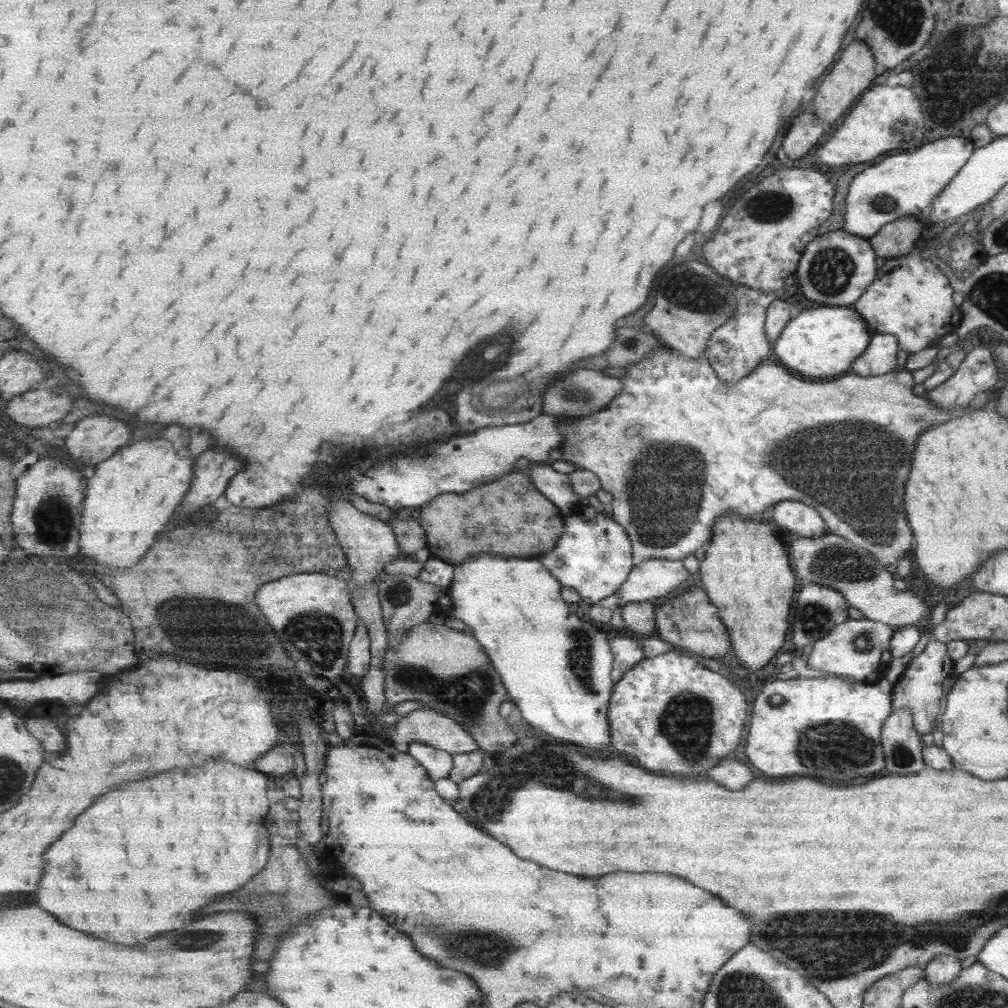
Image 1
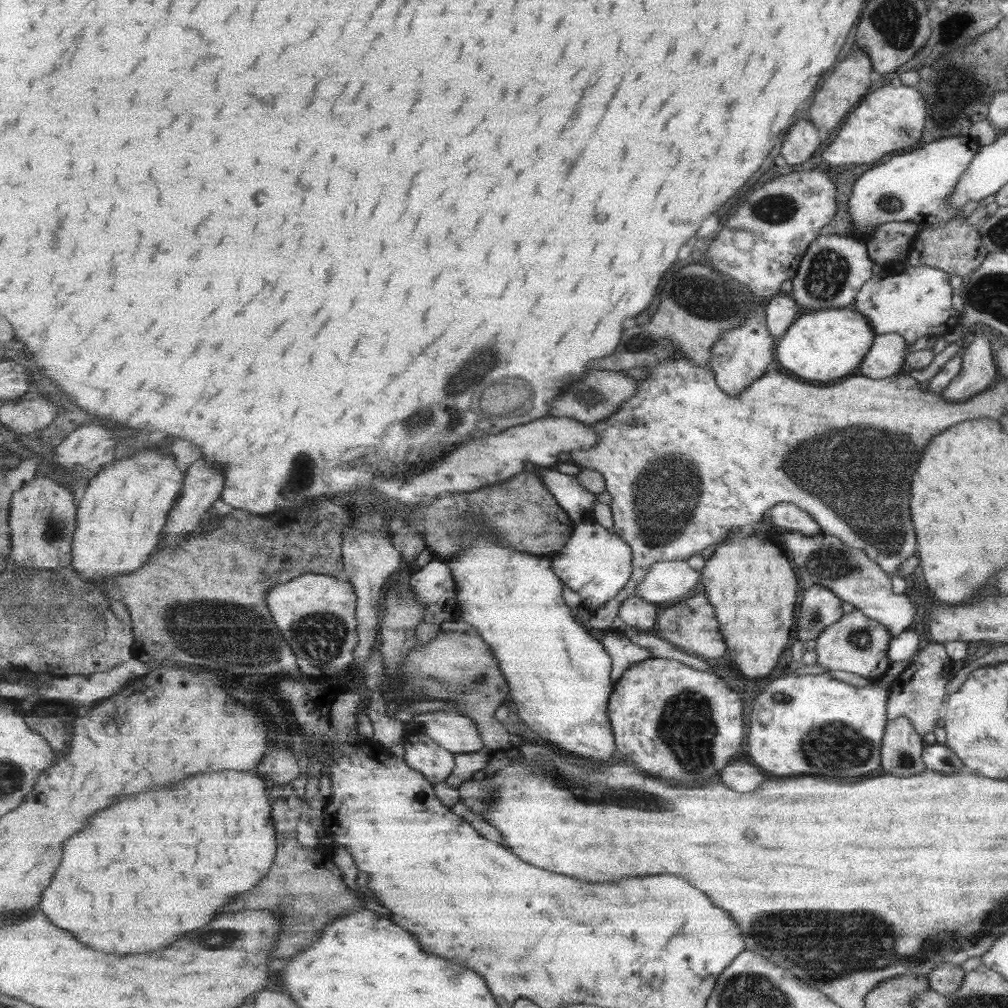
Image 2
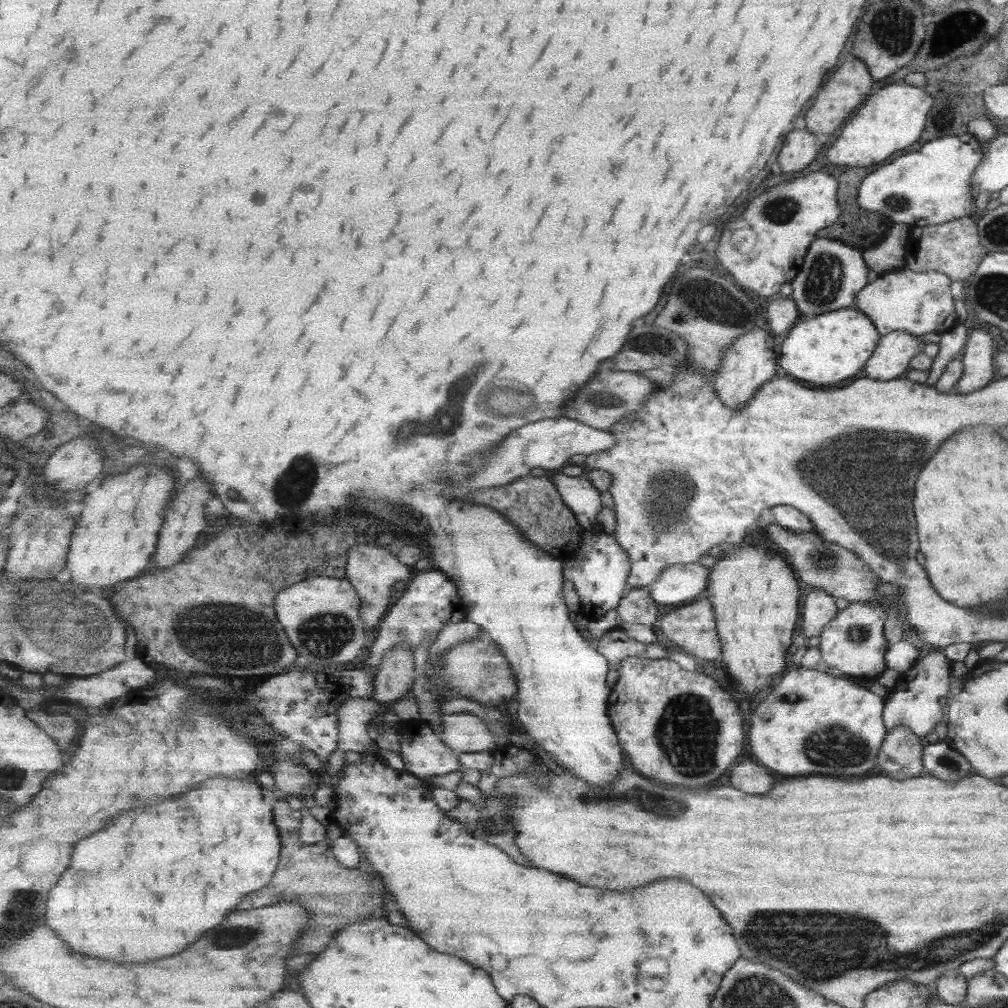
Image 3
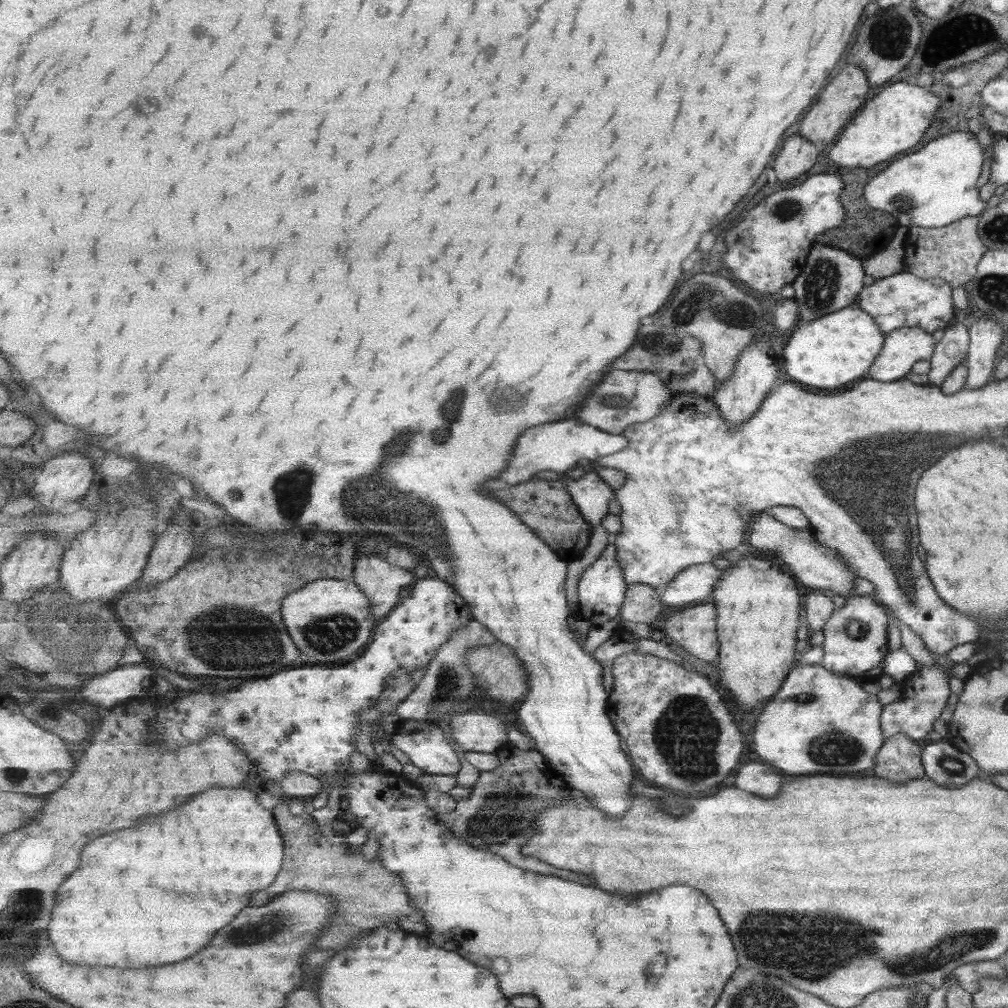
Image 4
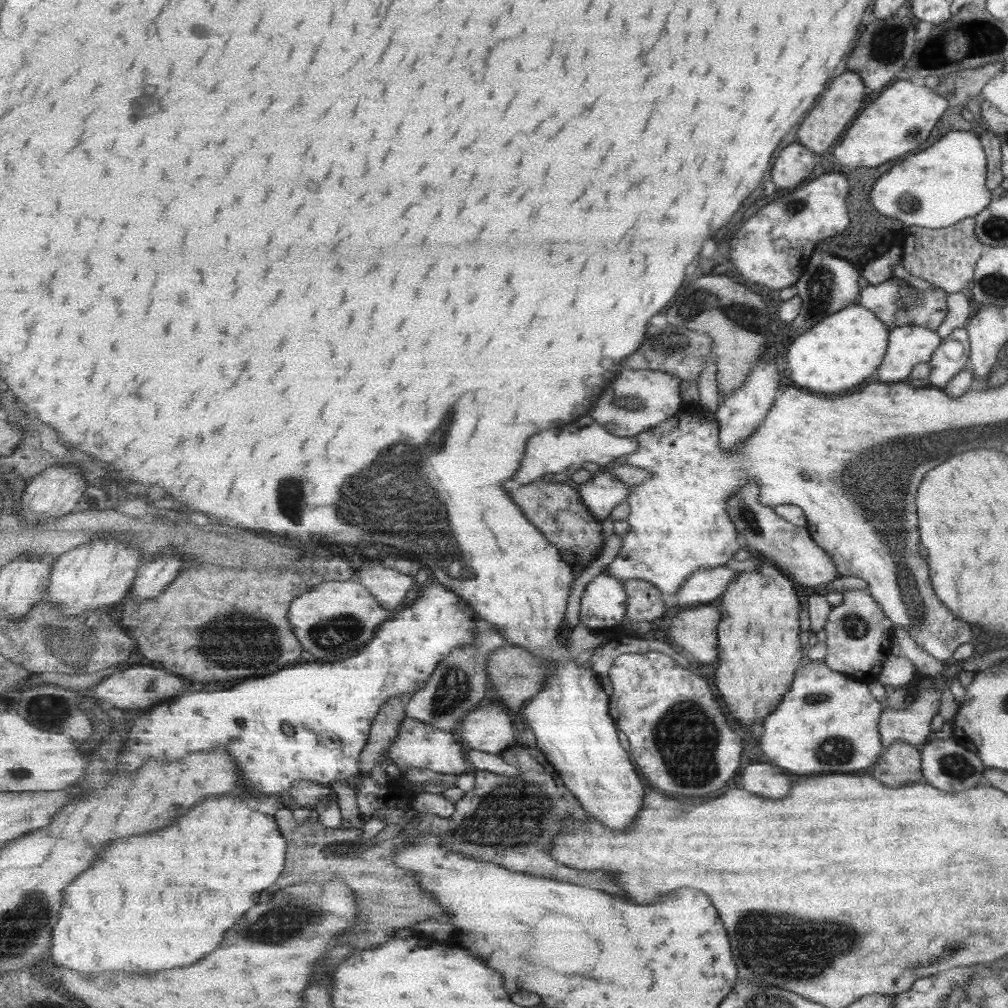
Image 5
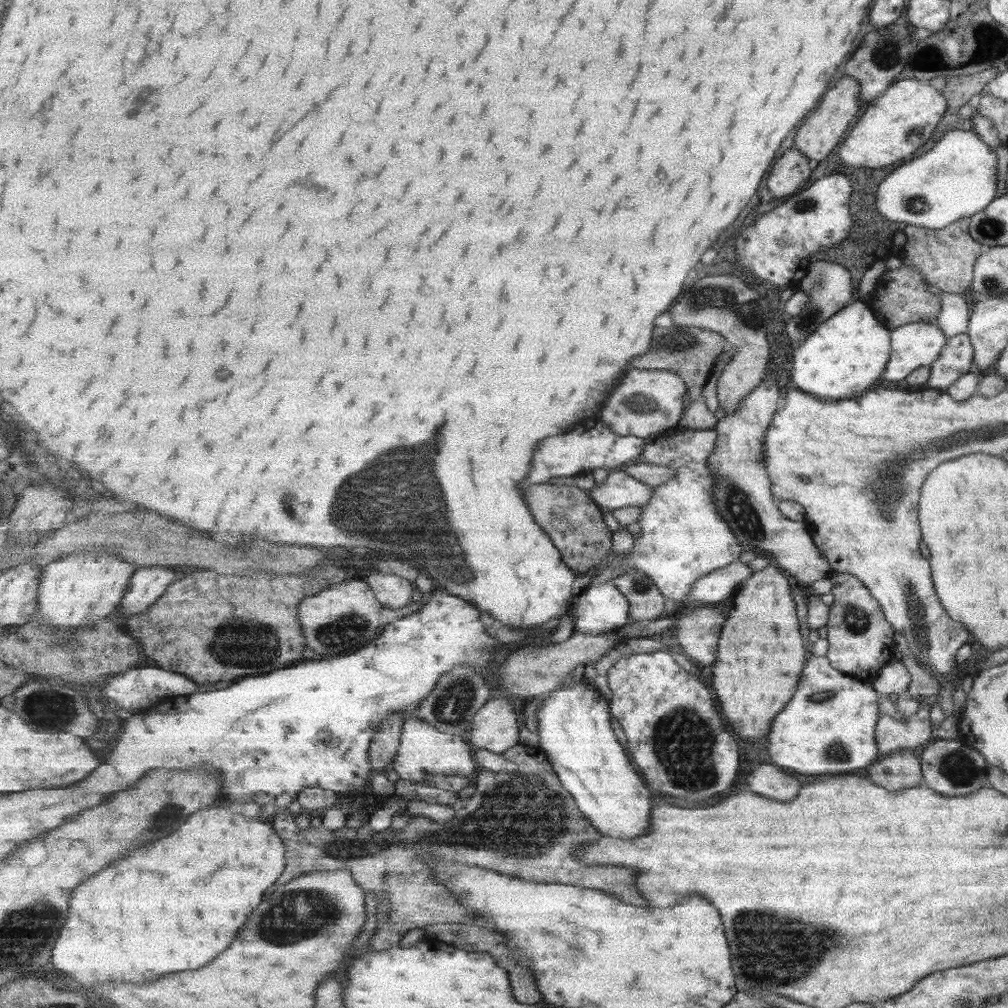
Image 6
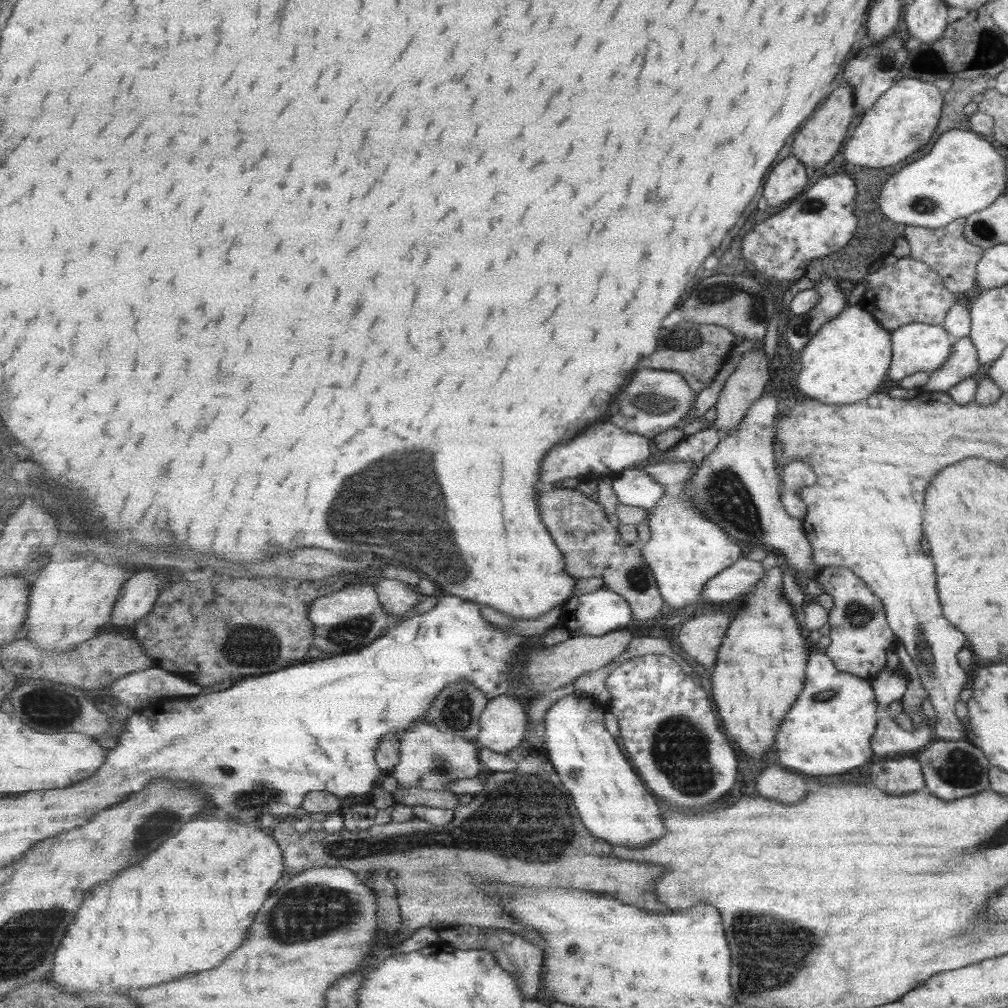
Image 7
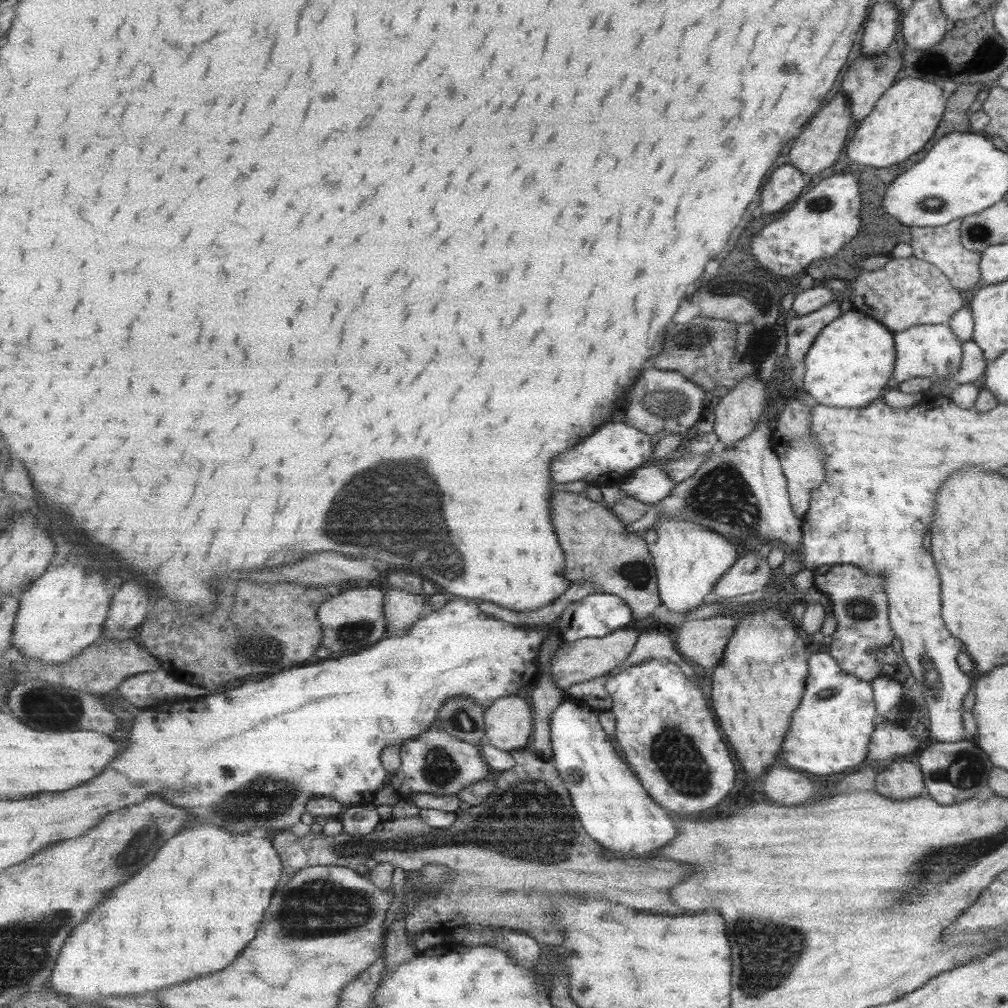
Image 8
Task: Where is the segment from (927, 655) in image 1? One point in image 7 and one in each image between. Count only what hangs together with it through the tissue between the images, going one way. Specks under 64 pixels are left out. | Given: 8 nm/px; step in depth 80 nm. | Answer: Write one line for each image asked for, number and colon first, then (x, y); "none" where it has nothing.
2: (918, 693)
3: (918, 697)
4: (923, 694)
5: (911, 724)
6: (915, 733)
7: (888, 738)

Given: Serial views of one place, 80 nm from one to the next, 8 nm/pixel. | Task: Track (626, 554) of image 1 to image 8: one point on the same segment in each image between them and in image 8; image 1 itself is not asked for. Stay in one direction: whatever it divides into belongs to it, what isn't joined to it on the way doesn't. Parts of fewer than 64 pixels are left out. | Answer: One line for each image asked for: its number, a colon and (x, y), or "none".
2: (596, 562)
3: (600, 570)
4: (602, 590)
5: (604, 603)
6: (602, 608)
7: (596, 613)
8: (597, 615)

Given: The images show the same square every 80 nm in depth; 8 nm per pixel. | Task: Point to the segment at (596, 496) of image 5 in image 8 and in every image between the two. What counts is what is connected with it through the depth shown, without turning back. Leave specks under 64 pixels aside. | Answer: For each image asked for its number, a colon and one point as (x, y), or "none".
6: (620, 489)
7: (636, 487)
8: (651, 483)

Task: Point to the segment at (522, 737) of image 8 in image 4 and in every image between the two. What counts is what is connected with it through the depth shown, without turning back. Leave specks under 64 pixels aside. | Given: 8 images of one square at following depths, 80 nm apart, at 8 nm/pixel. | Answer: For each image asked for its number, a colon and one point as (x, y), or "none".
4: (476, 731)
5: (488, 728)
6: (495, 727)
7: (504, 722)

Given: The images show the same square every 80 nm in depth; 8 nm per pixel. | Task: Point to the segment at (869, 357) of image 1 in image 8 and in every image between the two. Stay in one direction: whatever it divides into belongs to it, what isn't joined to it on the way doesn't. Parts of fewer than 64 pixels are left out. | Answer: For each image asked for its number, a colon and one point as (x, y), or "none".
2: (885, 357)
3: (890, 358)
4: (903, 347)
5: (907, 346)
6: (914, 345)
7: (915, 347)
8: (930, 351)

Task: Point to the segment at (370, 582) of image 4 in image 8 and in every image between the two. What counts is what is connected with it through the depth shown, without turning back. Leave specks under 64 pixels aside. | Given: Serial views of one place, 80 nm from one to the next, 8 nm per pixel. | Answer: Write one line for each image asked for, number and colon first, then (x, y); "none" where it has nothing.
5: (393, 589)
6: (395, 592)
7: (399, 598)
8: (403, 609)

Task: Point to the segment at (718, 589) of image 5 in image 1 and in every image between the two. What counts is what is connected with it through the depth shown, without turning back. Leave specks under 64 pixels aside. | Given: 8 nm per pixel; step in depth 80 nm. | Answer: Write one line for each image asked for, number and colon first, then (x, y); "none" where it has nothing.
1: (658, 579)
2: (668, 581)
3: (682, 584)
4: (695, 585)

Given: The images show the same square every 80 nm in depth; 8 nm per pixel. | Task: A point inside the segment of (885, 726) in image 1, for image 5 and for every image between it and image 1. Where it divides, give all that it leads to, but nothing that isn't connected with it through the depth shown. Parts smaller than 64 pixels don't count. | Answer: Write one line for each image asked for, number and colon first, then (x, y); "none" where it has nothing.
2: (900, 753)
3: (899, 756)
4: (898, 759)
5: (899, 764)

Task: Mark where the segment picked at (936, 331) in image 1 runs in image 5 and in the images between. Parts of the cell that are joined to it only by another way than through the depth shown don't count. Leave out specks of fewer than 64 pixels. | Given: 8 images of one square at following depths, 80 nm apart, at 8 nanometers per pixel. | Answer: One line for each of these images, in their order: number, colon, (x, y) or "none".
2: (913, 301)
3: (917, 303)
4: (901, 300)
5: (886, 299)

